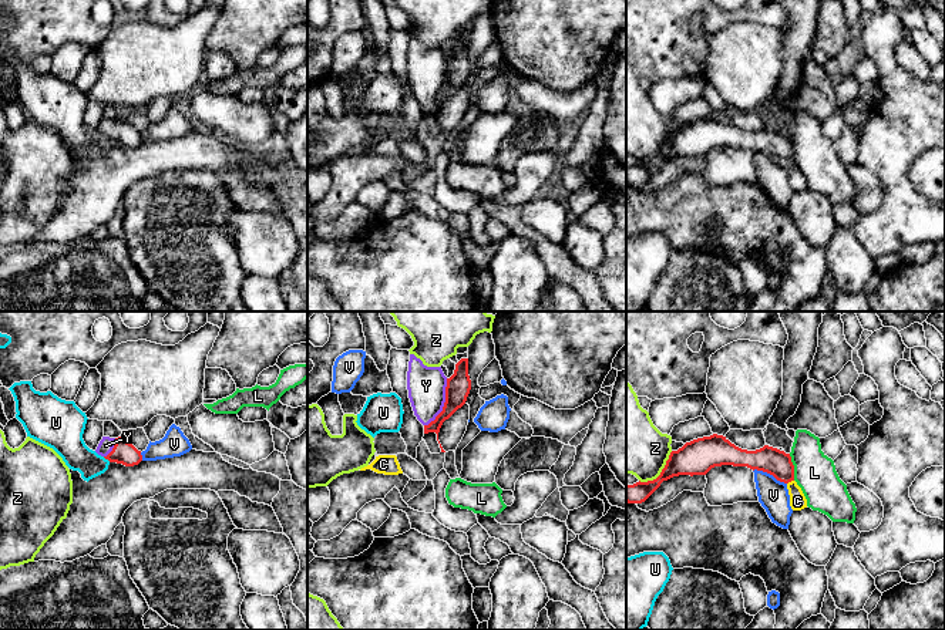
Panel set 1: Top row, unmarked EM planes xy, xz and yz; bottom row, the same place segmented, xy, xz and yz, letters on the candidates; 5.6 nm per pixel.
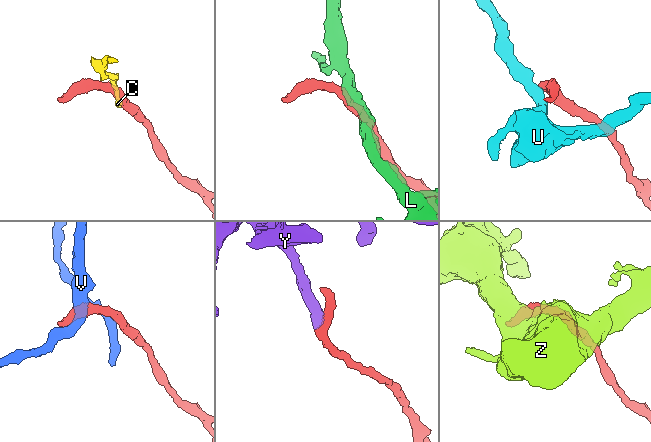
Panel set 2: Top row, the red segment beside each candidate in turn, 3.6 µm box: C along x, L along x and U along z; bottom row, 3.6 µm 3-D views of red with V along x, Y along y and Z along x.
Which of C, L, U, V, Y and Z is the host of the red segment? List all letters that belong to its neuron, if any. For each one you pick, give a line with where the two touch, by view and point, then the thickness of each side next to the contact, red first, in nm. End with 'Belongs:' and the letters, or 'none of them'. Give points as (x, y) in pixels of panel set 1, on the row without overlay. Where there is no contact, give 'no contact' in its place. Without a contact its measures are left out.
Y: meets red in xz at (444, 86); 140 nm thick on the red side, 220 nm on the other
Belongs: Y

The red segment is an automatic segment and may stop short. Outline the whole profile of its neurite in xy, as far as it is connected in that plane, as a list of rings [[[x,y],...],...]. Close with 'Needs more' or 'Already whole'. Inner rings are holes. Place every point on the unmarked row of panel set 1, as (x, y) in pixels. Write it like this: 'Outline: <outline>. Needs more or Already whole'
Outline: [[[102,118],[95,134],[110,144],[122,145],[125,148],[134,148],[142,142],[141,132],[121,118]]]. Needs more

